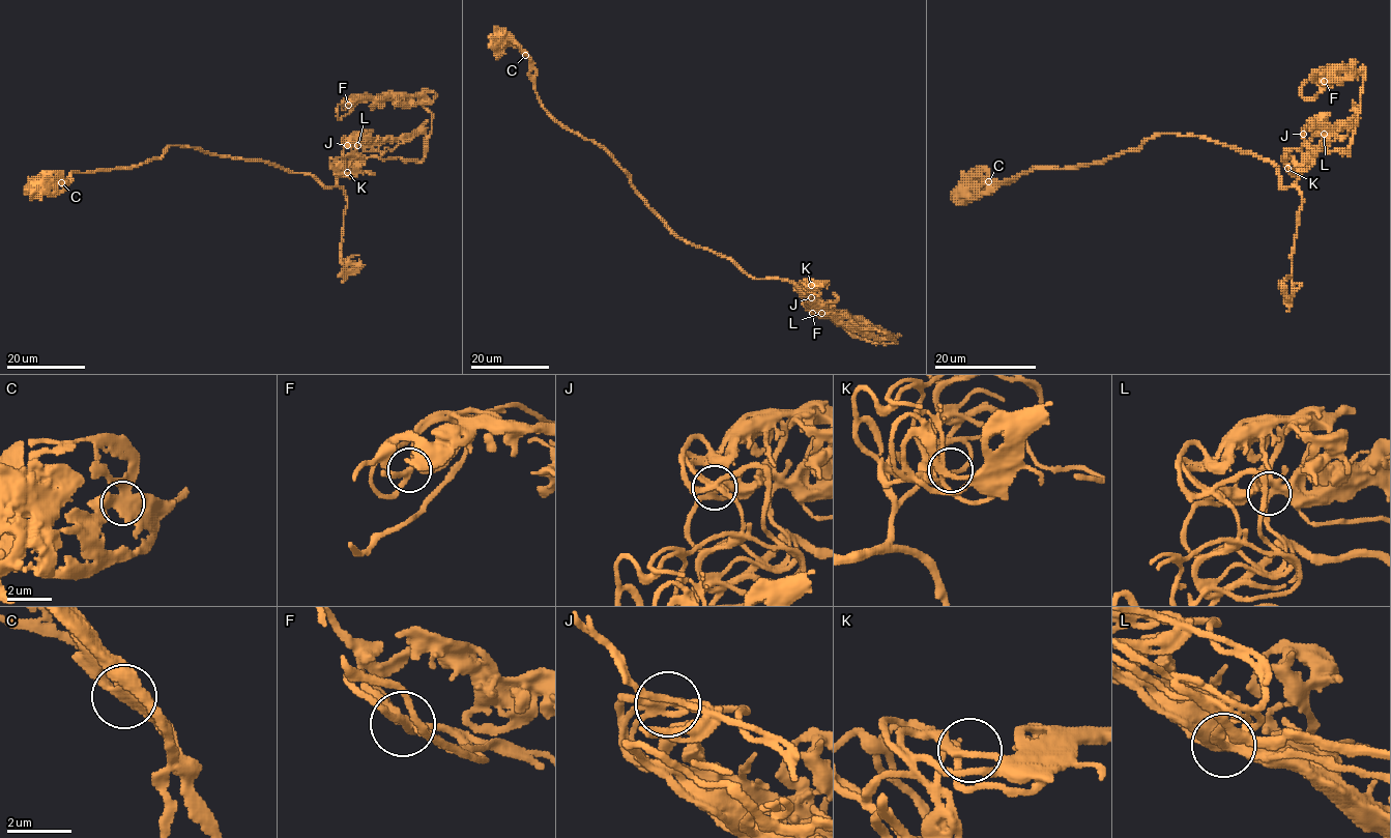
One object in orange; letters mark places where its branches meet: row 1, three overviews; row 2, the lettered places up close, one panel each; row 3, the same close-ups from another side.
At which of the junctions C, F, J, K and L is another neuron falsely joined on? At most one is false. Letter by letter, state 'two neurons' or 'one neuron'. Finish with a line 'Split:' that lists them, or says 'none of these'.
C: one neuron
F: one neuron
J: one neuron
K: one neuron
L: one neuron
Split: none of these

